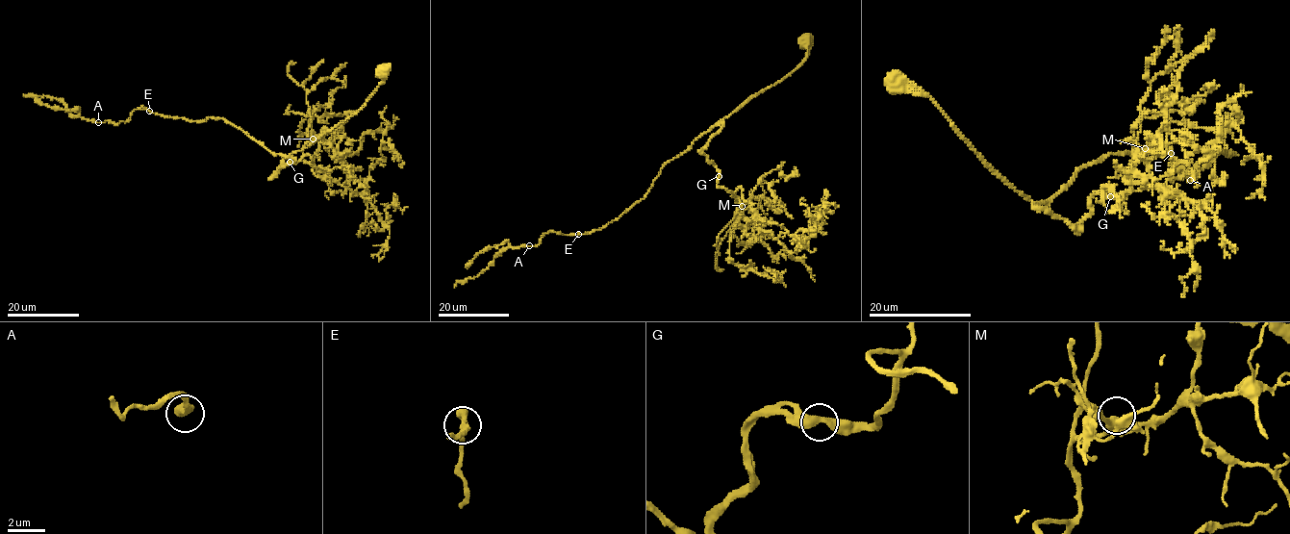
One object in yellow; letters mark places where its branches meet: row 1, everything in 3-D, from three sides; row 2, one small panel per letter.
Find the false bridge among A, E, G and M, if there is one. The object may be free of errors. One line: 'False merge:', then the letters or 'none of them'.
False merge: none of them

